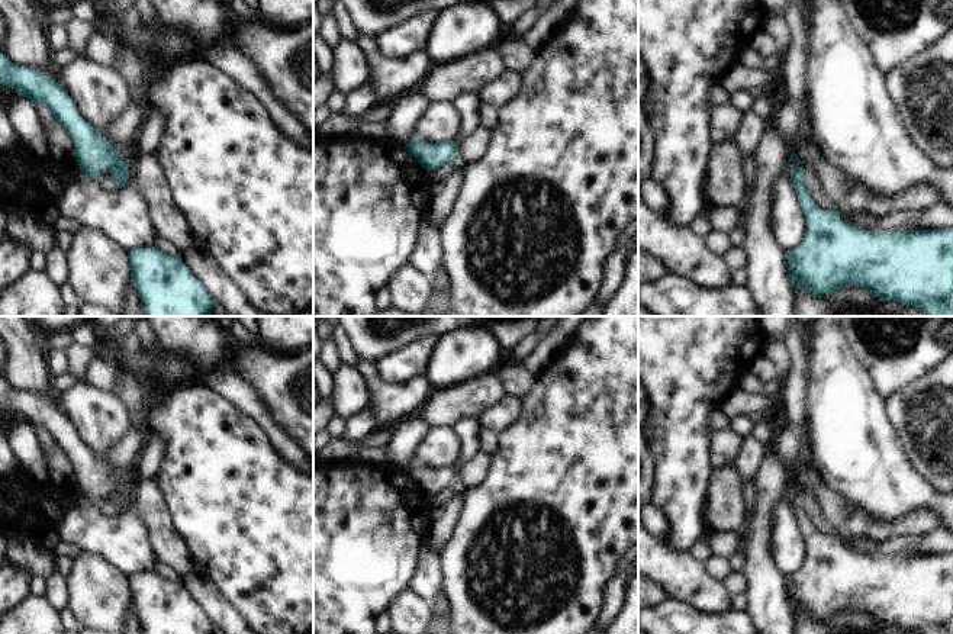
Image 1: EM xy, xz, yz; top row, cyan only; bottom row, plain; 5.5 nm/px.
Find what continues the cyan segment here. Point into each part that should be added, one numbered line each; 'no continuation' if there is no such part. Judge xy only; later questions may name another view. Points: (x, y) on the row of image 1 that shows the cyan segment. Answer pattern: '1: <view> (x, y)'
no continuation

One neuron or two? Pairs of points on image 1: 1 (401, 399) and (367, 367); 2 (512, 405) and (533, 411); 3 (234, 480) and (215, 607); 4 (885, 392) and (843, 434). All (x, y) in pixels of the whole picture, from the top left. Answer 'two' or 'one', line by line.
1: one
2: two
3: two
4: two

